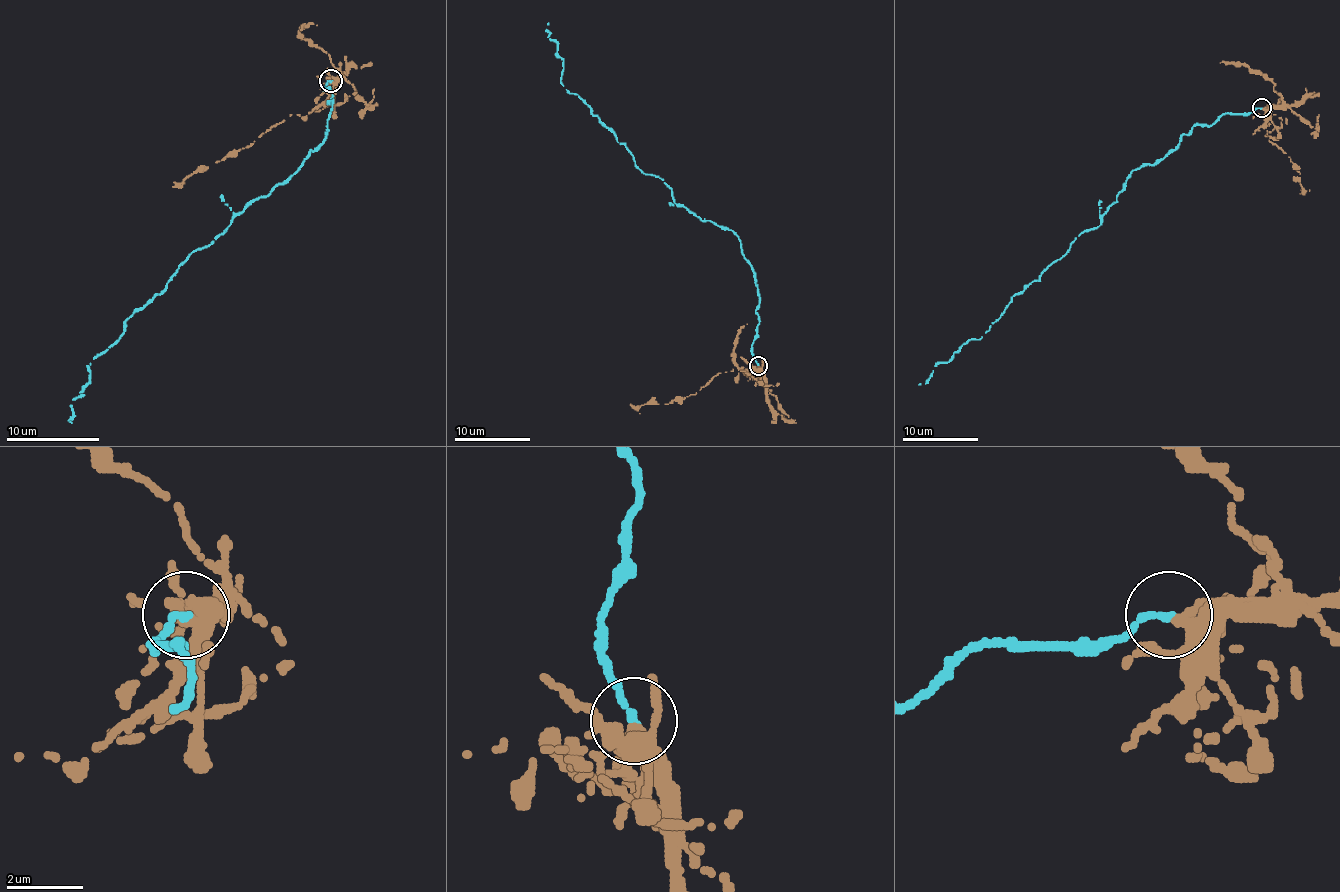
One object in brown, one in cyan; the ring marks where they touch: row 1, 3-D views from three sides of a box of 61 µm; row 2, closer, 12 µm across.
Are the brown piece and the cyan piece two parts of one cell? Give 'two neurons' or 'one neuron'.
two neurons

